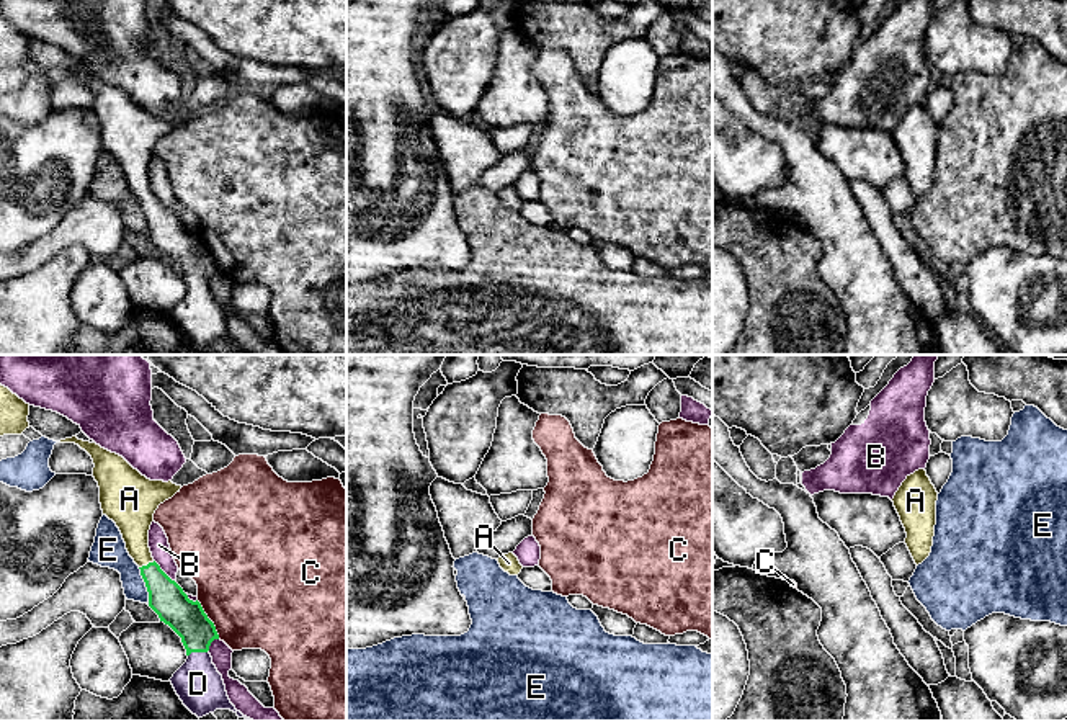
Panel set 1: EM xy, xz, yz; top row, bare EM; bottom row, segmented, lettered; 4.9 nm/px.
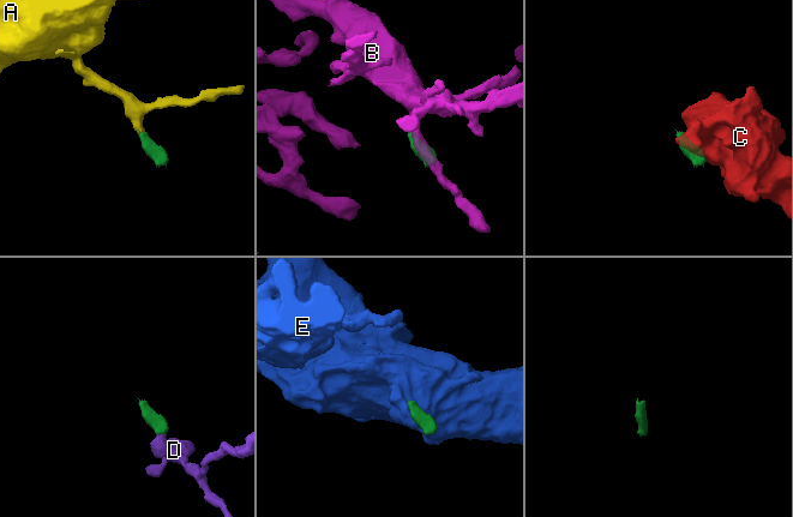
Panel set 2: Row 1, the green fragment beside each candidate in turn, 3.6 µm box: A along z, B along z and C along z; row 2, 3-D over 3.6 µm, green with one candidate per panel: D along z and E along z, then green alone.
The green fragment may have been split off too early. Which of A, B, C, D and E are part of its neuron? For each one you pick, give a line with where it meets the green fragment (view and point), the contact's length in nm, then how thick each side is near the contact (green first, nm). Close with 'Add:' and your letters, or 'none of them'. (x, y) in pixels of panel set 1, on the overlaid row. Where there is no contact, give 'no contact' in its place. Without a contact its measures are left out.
A: contact xy (147, 564); length 90 nm; calibres 180 and 190 nm
D: contact xy (196, 651); length 100 nm; calibres 180 and 240 nm
Add: A, D

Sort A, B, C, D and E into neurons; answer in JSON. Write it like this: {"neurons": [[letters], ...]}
{"neurons": [["A", "D"], ["B"], ["C"], ["E"]]}

